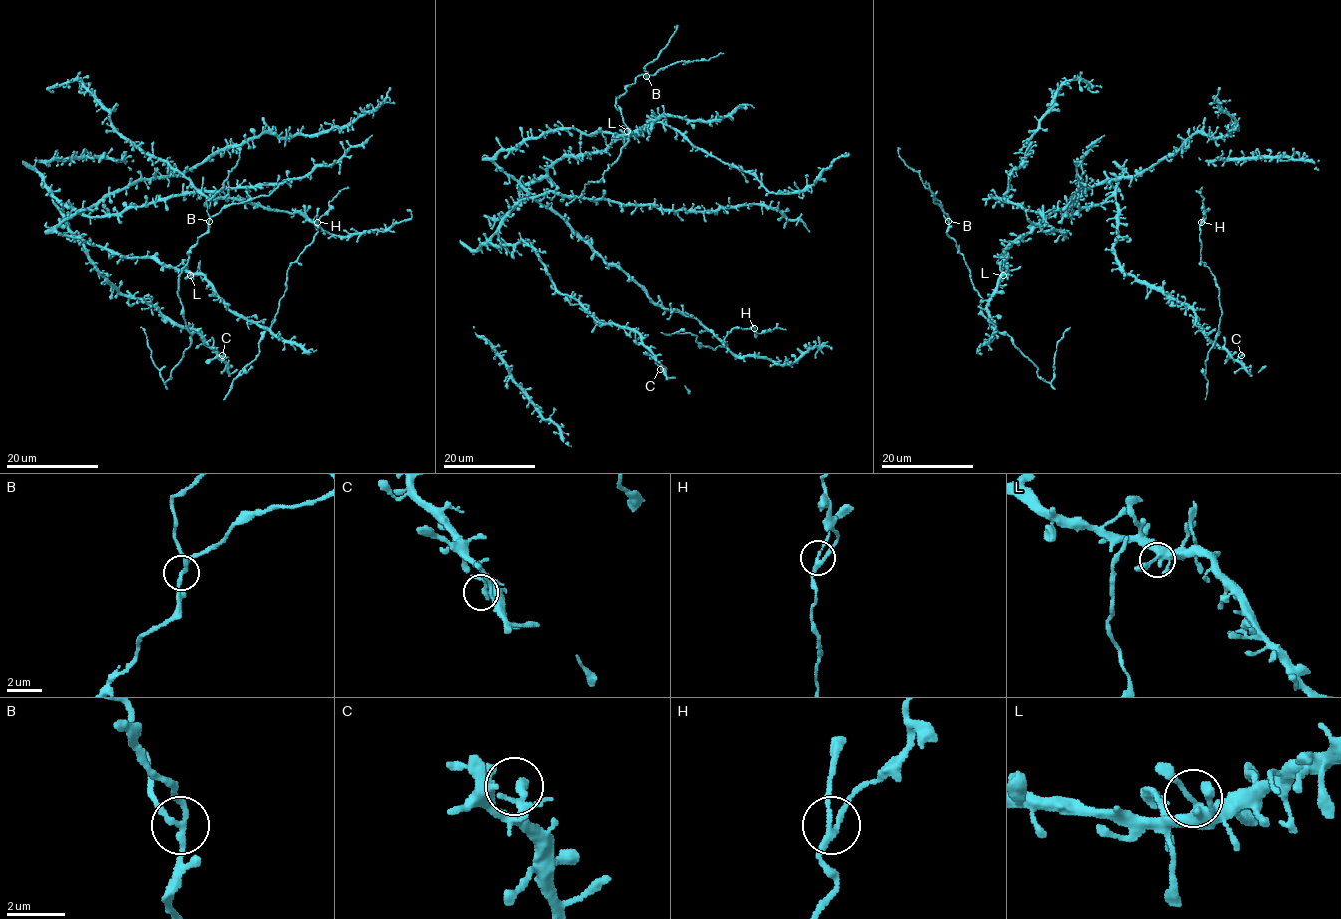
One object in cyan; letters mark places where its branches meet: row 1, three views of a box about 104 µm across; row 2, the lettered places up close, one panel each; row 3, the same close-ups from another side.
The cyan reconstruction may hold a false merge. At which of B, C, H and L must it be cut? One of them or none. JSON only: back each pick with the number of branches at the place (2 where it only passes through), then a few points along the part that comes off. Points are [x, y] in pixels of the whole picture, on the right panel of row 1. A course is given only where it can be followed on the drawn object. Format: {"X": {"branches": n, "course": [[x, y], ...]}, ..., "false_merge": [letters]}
{"B": {"branches": 3, "course": [[948, 220], [940, 202], [925, 187], [919, 174], [904, 163], [898, 147]]}, "false_merge": ["B"]}

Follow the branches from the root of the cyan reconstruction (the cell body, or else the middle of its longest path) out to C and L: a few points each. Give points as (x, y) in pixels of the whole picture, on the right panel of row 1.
C: (1077, 211), (1113, 196), (1117, 208), (1114, 255), (1119, 266), (1184, 302), (1211, 341), (1234, 359), (1241, 355)
L: (1077, 211), (1070, 216), (1065, 209), (1055, 209), (1016, 240), (1002, 254), (1001, 257), (1007, 258), (1003, 275)

